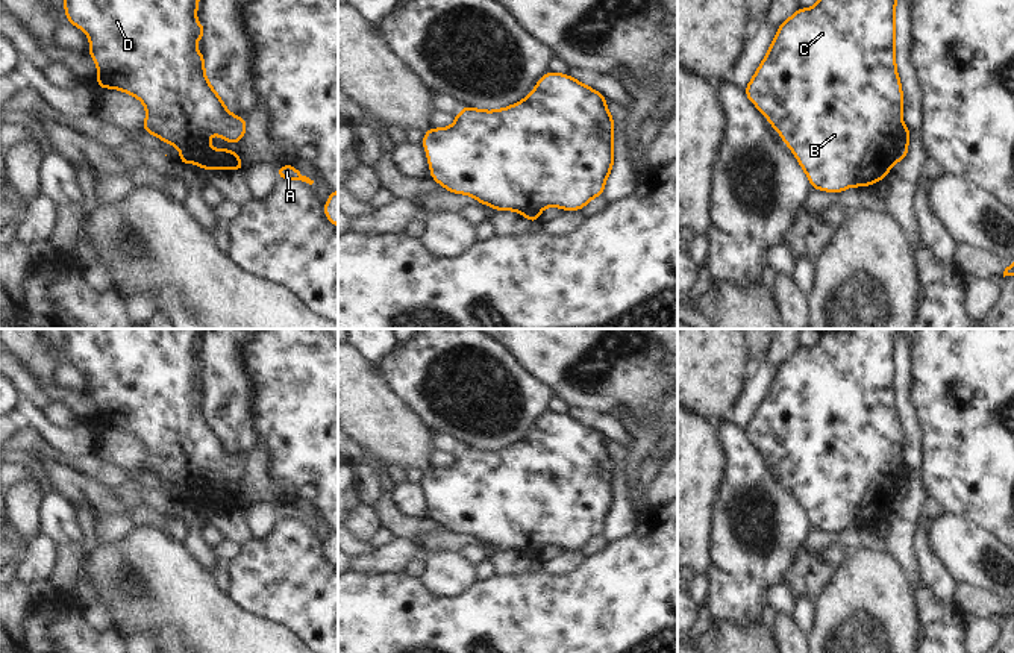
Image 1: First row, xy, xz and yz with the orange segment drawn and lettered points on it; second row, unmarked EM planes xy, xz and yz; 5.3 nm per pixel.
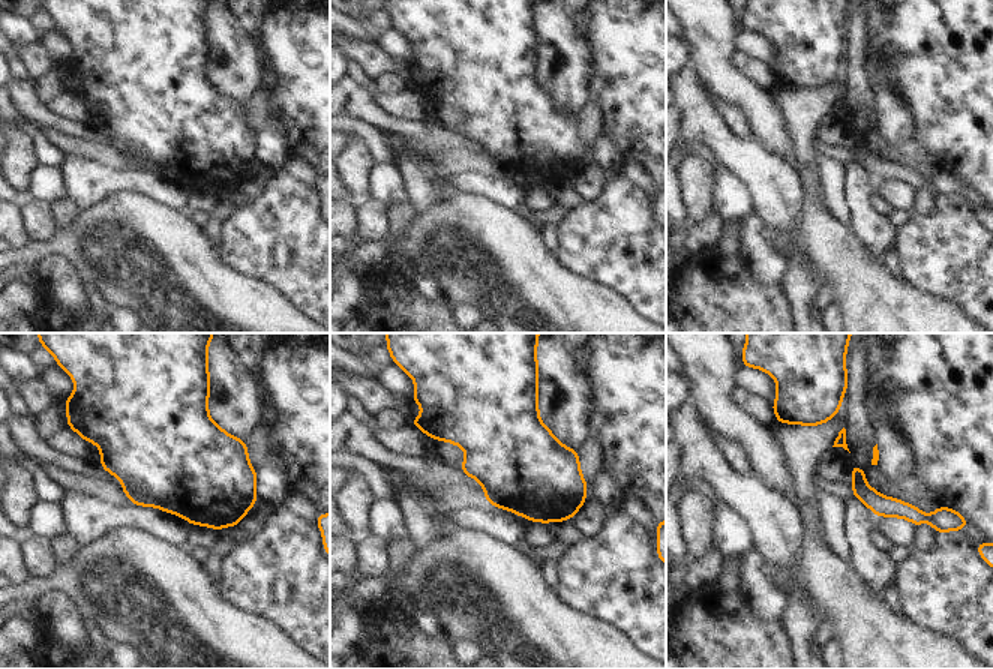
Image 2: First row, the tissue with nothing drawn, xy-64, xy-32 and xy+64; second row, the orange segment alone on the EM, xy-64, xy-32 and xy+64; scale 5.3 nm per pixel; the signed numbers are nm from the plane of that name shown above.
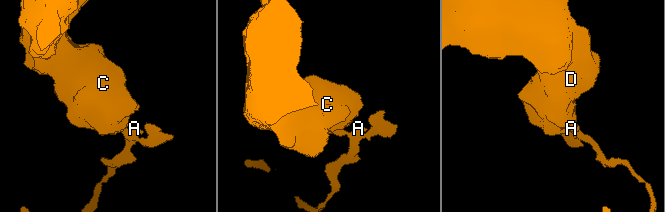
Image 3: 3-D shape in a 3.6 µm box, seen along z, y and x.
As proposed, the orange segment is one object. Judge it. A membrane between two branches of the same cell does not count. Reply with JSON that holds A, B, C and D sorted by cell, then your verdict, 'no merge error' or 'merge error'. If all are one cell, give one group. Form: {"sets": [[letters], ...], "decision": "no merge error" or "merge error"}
{"sets": [["A"], ["B", "C", "D"]], "decision": "merge error"}

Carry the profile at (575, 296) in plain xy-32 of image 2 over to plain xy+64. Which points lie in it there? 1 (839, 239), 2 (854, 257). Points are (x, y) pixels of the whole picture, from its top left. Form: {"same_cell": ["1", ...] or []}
{"same_cell": ["1", "2"]}

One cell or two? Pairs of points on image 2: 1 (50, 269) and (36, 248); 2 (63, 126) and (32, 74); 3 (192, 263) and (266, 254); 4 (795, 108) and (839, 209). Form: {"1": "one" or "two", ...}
{"1": "two", "2": "two", "3": "two", "4": "two"}

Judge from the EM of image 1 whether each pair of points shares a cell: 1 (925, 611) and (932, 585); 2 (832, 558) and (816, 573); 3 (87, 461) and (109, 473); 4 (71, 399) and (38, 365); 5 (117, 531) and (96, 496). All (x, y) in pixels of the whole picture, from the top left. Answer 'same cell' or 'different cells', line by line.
1: different cells
2: different cells
3: same cell
4: different cells
5: same cell

